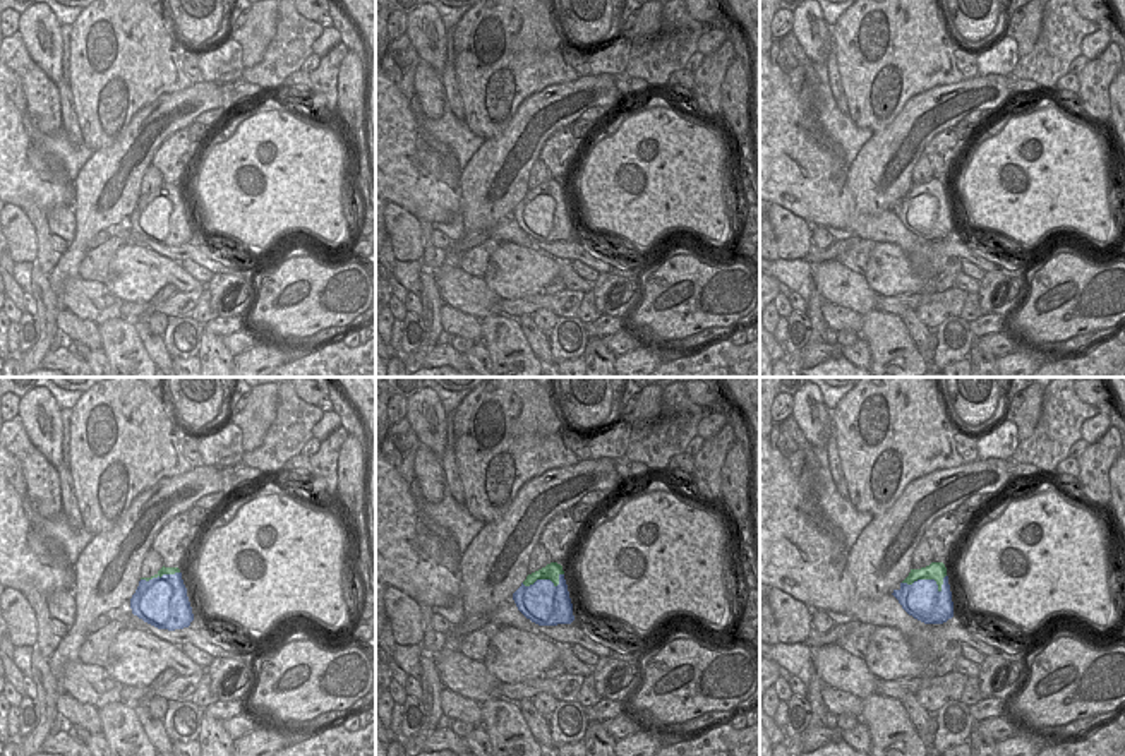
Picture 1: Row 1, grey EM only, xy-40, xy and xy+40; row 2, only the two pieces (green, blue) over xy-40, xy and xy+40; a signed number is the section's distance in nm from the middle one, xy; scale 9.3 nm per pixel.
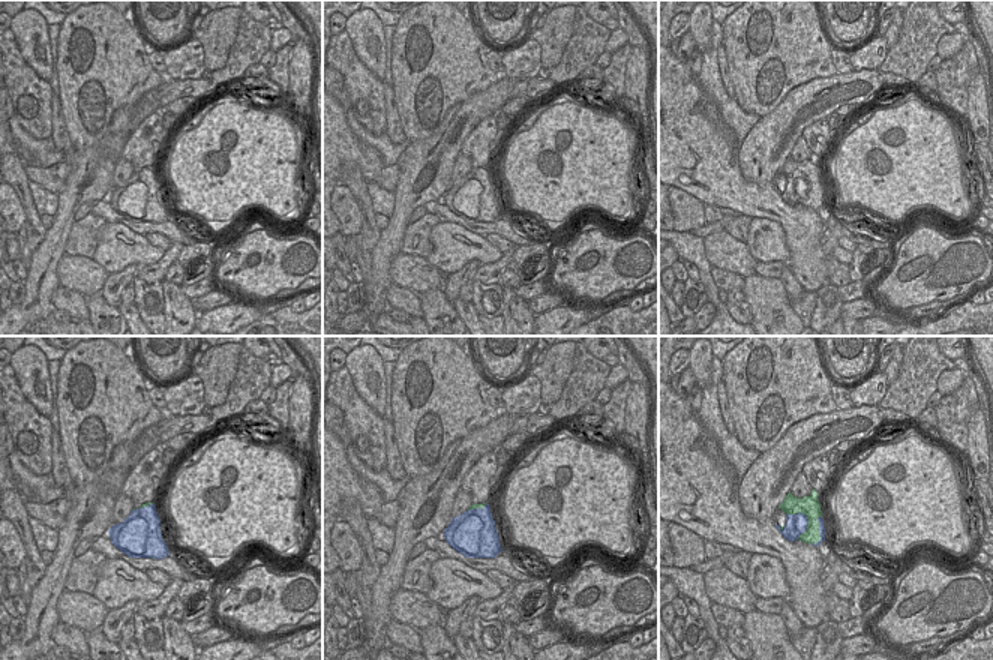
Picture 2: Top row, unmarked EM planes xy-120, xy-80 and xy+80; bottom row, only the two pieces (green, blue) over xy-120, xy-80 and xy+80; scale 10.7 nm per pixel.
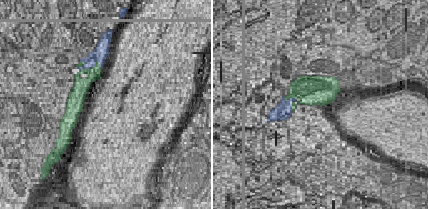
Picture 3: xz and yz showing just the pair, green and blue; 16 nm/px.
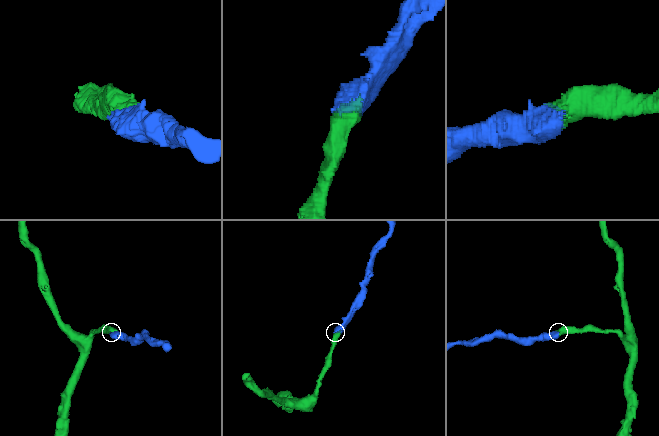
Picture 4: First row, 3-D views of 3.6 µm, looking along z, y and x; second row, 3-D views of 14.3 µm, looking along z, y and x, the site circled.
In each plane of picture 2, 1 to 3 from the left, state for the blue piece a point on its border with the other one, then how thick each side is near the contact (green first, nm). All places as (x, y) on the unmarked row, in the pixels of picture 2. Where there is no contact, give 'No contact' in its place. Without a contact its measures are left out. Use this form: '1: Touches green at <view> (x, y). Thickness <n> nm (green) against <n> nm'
1: Touches green at xy-120 (146, 170). Thickness 50 nm (green) against 400 nm
2: Touches green at xy-80 (477, 171). Thickness 60 nm (green) against 440 nm
3: Touches green at xy+80 (807, 182). Thickness 220 nm (green) against 220 nm

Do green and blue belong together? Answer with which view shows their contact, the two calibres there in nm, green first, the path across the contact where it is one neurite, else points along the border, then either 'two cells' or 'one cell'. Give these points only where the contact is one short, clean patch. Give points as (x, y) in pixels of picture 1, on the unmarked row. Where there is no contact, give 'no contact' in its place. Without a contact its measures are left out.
meets green in xy+40; 170 nm thick on the green side, 340 nm on the other; one cell

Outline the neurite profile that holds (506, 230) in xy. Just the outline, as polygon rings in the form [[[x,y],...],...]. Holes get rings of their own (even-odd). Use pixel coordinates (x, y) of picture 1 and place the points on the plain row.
[[[506,214],[499,223],[489,230],[490,238],[516,243],[532,250],[538,249],[538,240],[526,235],[516,223],[513,214]]]

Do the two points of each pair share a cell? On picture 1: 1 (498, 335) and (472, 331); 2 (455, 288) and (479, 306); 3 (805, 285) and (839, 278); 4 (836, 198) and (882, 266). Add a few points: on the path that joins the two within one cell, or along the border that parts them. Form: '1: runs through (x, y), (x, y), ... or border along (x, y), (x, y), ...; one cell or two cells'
1: border along (479, 319), (482, 340); two cells
2: runs through (460, 290), (474, 300); one cell
3: border along (810, 266), (815, 285); two cells
4: border along (878, 240), (896, 244), (911, 266); two cells

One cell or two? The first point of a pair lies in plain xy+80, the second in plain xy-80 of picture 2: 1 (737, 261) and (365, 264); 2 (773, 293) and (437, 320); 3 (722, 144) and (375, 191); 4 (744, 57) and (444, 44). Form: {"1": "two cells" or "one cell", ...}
{"1": "two cells", "2": "one cell", "3": "two cells", "4": "one cell"}

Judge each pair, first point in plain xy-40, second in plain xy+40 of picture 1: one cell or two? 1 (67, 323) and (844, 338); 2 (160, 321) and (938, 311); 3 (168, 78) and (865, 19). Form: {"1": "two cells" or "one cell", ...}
{"1": "two cells", "2": "one cell", "3": "one cell"}

